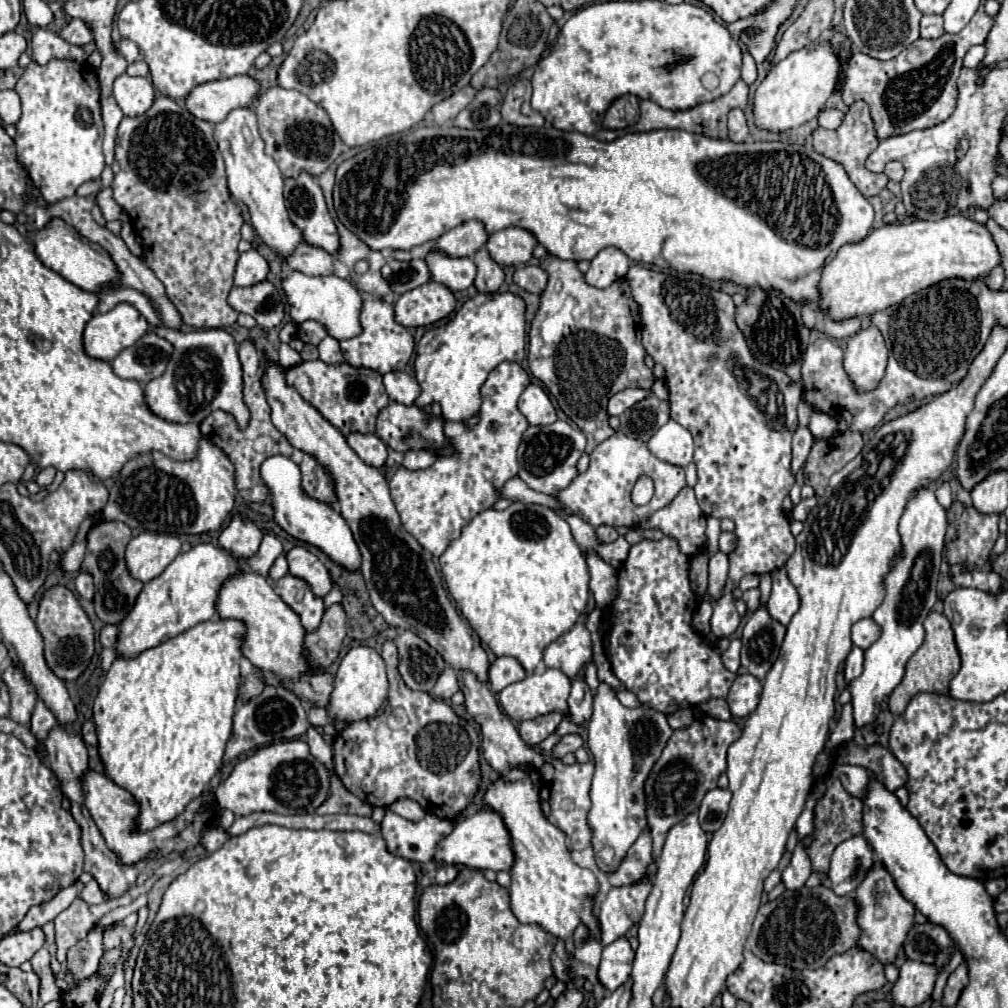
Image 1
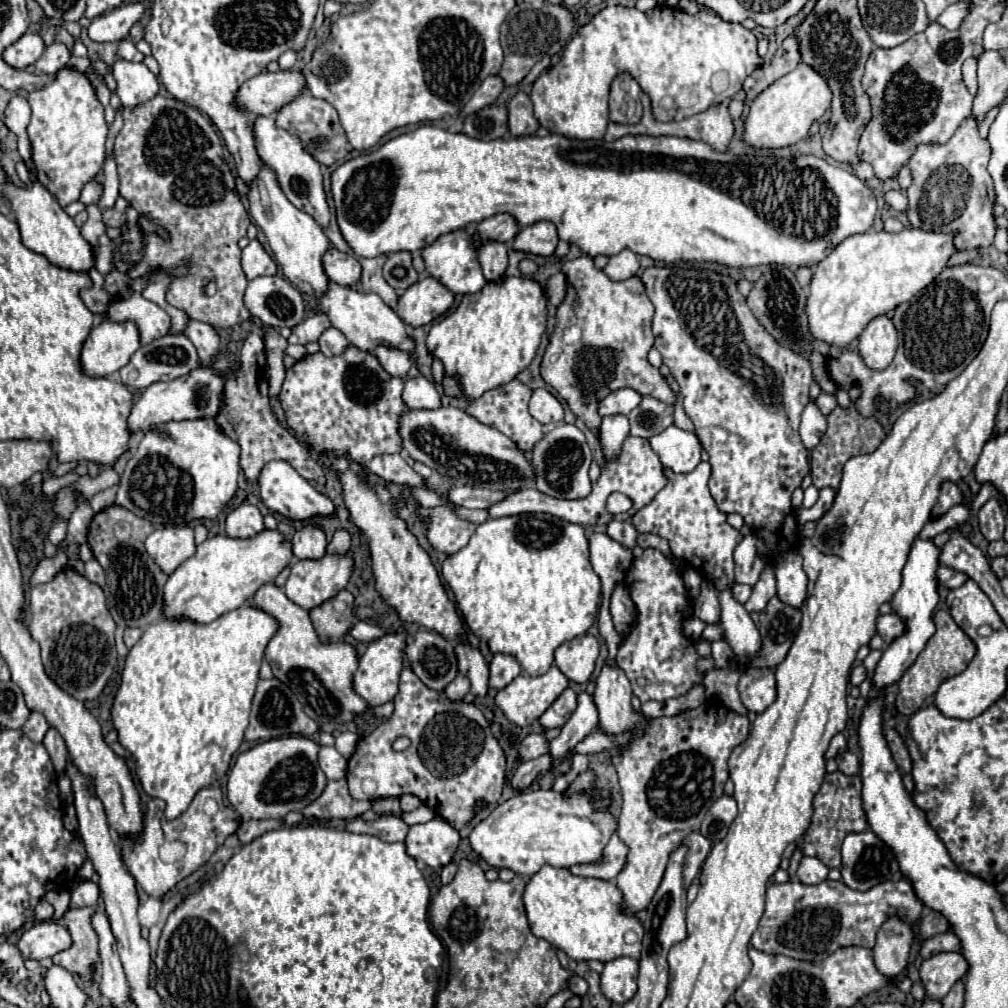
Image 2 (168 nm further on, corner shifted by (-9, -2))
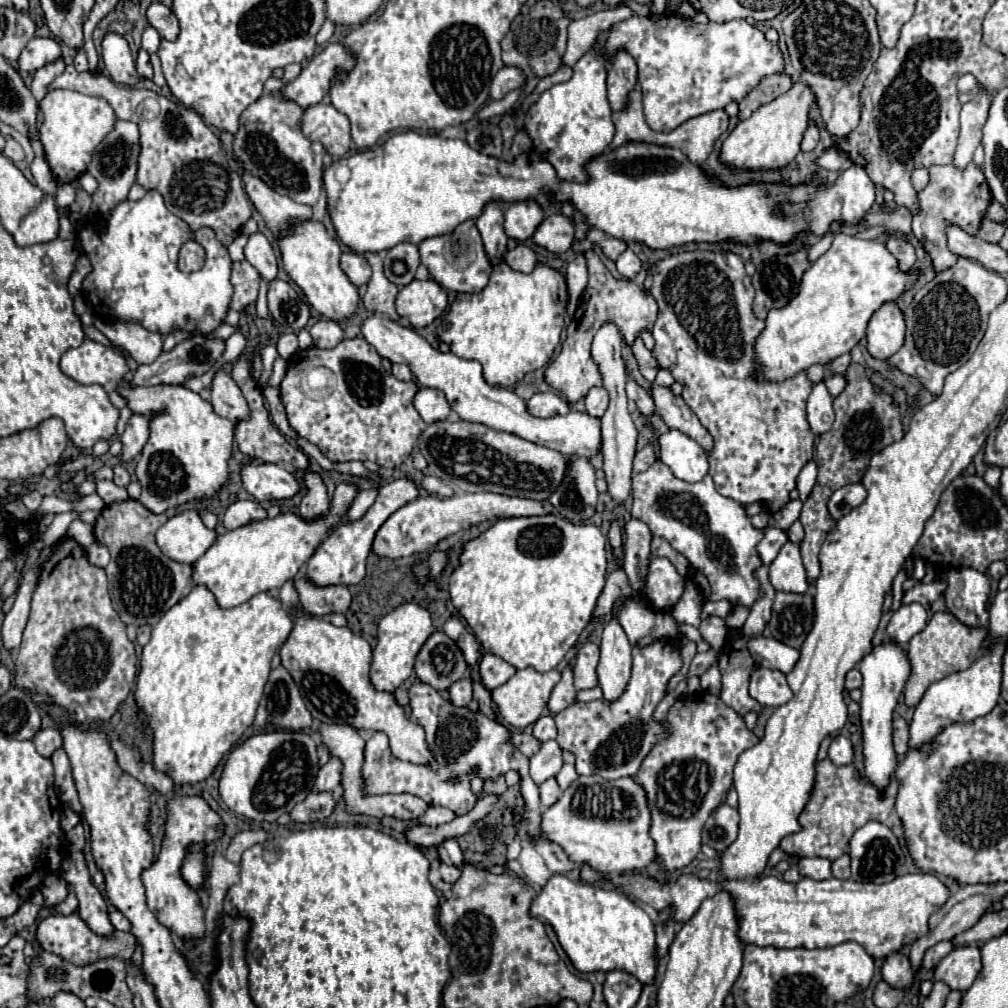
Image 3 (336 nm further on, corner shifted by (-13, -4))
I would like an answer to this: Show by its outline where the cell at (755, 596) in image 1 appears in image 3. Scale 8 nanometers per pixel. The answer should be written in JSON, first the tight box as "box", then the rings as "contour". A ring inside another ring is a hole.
{"box":[727,606,749,630],"contour":[[[735,606],[733,612],[727,616],[727,626],[731,626],[733,630],[739,630],[743,626],[743,622],[747,620],[747,616],[749,616],[749,608]]]}

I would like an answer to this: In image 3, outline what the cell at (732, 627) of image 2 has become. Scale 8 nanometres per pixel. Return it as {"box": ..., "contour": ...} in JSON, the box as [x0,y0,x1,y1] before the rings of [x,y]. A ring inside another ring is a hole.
{"box":[745,636,799,674],"contour":[[[753,636],[753,638],[747,638],[745,648],[749,650],[757,666],[781,670],[785,674],[791,670],[791,666],[799,658],[799,650],[783,646],[783,642],[775,642],[775,638]]]}

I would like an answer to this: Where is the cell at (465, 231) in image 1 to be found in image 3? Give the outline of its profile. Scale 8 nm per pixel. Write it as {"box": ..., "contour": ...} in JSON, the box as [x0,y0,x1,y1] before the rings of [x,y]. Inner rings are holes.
{"box":[505,202,545,240],"contour":[[[519,202],[509,204],[505,208],[505,234],[513,240],[527,240],[533,236],[535,228],[541,224],[545,212],[535,202]]]}

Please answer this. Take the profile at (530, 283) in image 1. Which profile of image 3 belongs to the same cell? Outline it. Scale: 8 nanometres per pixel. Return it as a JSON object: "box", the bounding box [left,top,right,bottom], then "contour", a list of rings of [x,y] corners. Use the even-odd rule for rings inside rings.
{"box":[503,246,537,274],"contour":[[[517,246],[515,250],[509,250],[503,260],[505,260],[513,270],[519,270],[519,272],[525,272],[525,274],[531,272],[531,270],[535,270],[535,266],[537,266],[537,256],[535,256],[533,250],[527,248],[527,246]]]}

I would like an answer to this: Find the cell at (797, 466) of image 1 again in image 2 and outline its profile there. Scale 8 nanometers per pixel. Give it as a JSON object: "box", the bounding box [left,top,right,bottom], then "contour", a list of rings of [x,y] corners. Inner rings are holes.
{"box":[799,400,827,450],"contour":[[[811,400],[801,414],[801,426],[799,426],[799,434],[801,434],[805,448],[807,450],[815,448],[821,436],[825,434],[825,430],[827,430],[827,418],[819,412],[817,404]]]}

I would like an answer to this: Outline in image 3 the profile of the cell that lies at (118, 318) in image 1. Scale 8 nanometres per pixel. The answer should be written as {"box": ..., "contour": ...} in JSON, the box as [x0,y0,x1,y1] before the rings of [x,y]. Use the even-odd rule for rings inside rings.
{"box":[61,338,129,384],"contour":[[[85,338],[79,348],[67,350],[61,358],[61,370],[79,384],[107,384],[129,372],[127,354],[109,344],[99,344]]]}

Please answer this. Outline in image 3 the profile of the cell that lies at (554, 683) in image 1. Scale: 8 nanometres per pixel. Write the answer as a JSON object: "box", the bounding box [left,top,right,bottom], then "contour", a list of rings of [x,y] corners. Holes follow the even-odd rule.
{"box":[491,668,561,728],"contour":[[[531,668],[517,670],[517,674],[509,682],[505,682],[503,686],[499,686],[491,692],[499,720],[507,722],[513,728],[527,728],[527,726],[535,724],[543,716],[547,702],[549,702],[549,696],[551,696],[551,690],[559,682],[559,678],[561,678],[559,670],[551,670],[551,672],[545,672],[545,674],[531,670]]]}

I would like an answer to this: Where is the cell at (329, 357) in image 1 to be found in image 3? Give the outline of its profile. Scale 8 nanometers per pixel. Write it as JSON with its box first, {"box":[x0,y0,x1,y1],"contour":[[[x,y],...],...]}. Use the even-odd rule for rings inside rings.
{"box":[309,320,345,348],"contour":[[[319,320],[309,332],[317,348],[335,348],[339,342],[345,340],[343,328],[331,320]]]}

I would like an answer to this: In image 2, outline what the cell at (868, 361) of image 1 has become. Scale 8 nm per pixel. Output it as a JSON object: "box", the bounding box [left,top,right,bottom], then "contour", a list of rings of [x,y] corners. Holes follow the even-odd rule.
{"box":[859,316,897,370],"contour":[[[877,316],[859,336],[859,354],[873,370],[883,370],[891,364],[897,350],[897,330],[889,316]]]}

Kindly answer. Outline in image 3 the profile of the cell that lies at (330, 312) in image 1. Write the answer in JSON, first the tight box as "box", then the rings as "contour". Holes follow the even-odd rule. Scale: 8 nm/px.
{"box":[361,316,601,458],"contour":[[[369,316],[361,324],[361,336],[377,350],[381,358],[387,358],[389,362],[401,362],[411,368],[415,378],[419,380],[419,386],[437,388],[447,396],[447,402],[451,408],[467,422],[479,422],[493,430],[511,432],[523,440],[529,440],[533,444],[557,450],[565,456],[571,454],[583,454],[591,458],[597,454],[601,446],[601,428],[599,418],[591,418],[589,414],[581,412],[569,412],[565,416],[553,416],[553,418],[535,418],[527,412],[527,404],[511,390],[507,388],[495,388],[489,386],[483,380],[481,364],[475,360],[463,360],[451,352],[443,354],[435,350],[423,336],[415,334],[411,328],[401,326],[399,322],[393,322],[389,318]]]}

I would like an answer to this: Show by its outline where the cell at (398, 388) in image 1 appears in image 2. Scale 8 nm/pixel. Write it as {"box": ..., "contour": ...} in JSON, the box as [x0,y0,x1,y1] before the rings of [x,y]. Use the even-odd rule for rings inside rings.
{"box":[403,376,441,410],"contour":[[[425,376],[405,380],[403,400],[411,410],[431,410],[441,406],[441,394]]]}

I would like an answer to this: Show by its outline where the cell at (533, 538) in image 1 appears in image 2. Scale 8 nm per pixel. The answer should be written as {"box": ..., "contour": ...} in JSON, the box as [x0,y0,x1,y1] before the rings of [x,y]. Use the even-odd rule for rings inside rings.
{"box":[441,514,601,676],"contour":[[[519,514],[485,520],[473,532],[469,544],[447,556],[441,566],[447,586],[455,594],[457,610],[469,630],[489,644],[489,650],[515,656],[523,672],[541,676],[553,666],[553,652],[559,644],[585,634],[597,616],[601,582],[589,562],[589,540],[581,524],[551,514]]]}

